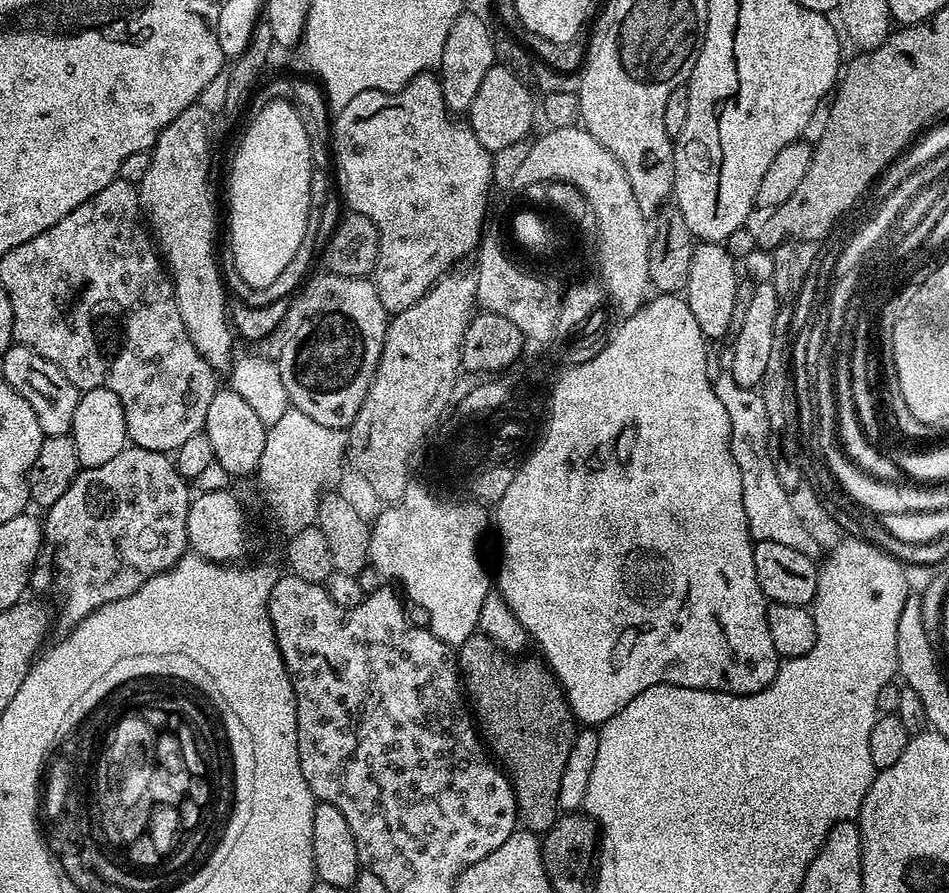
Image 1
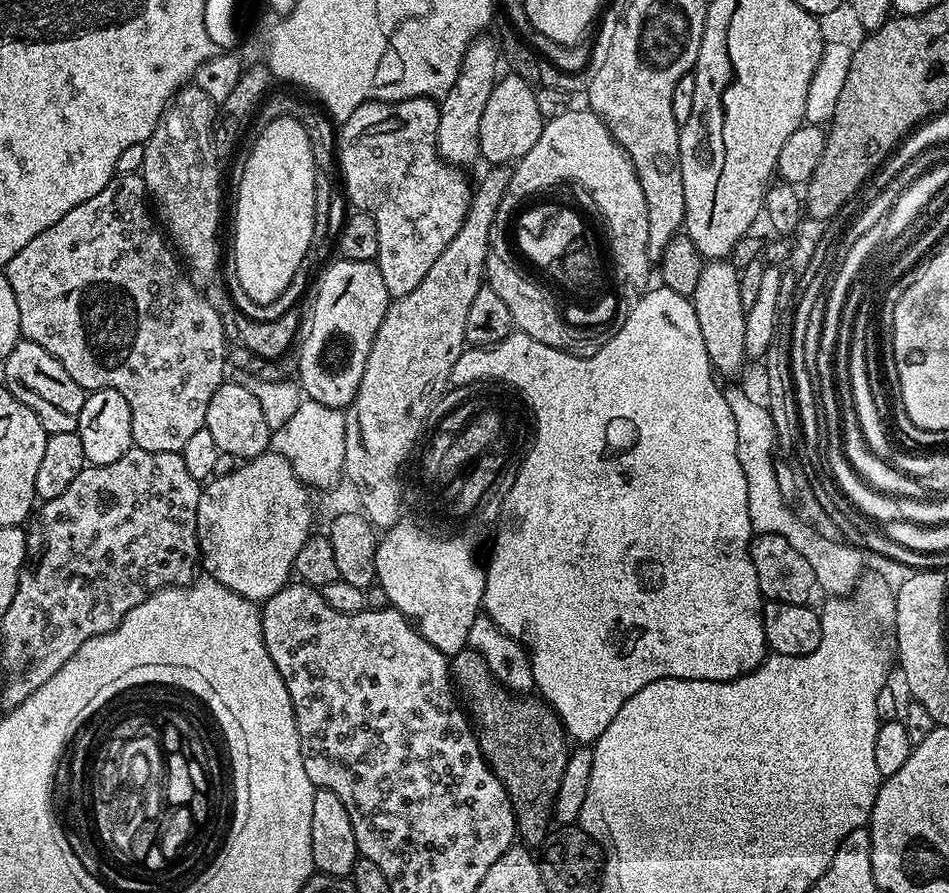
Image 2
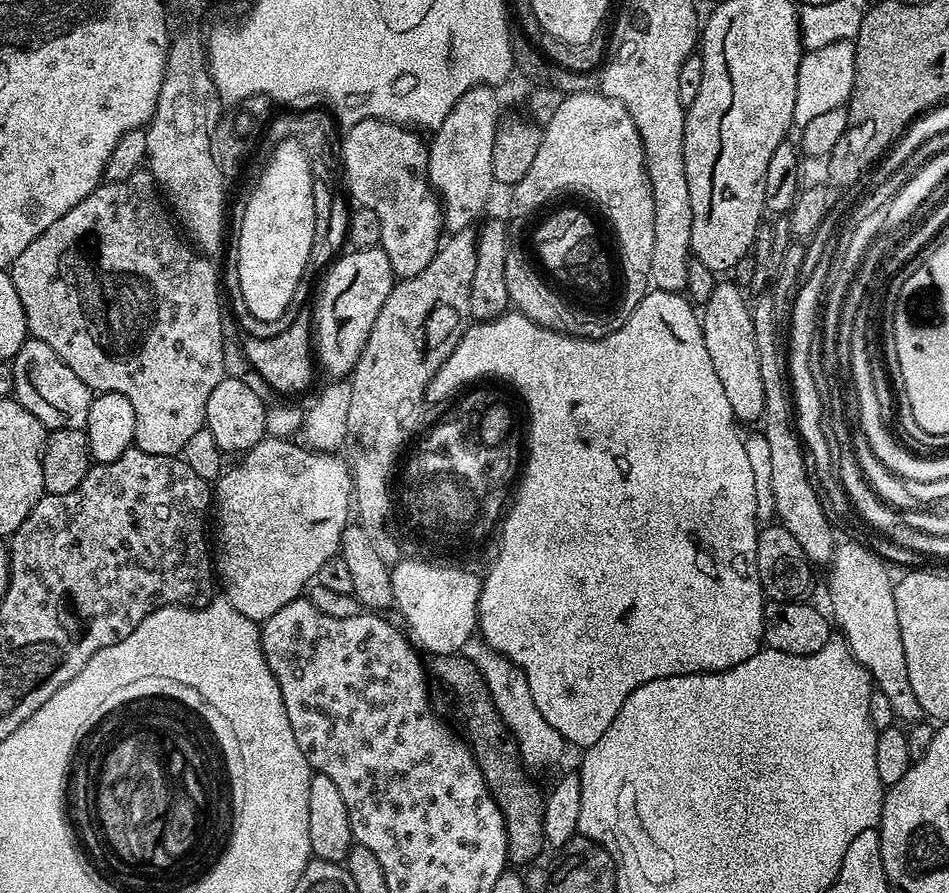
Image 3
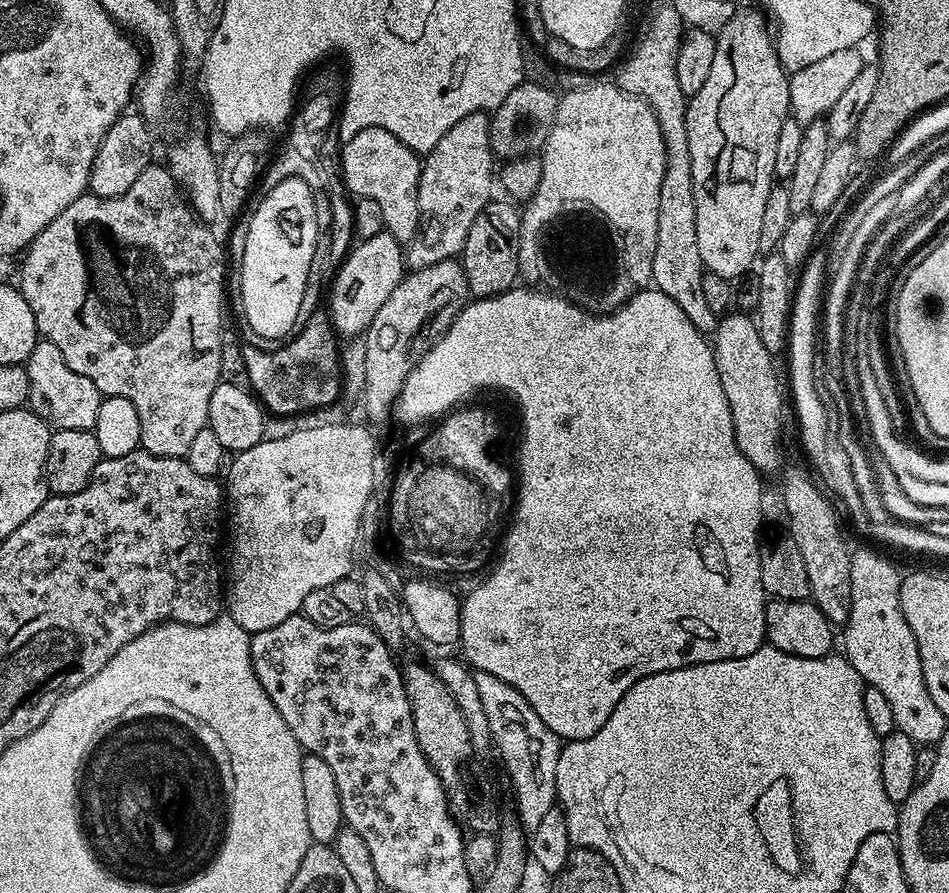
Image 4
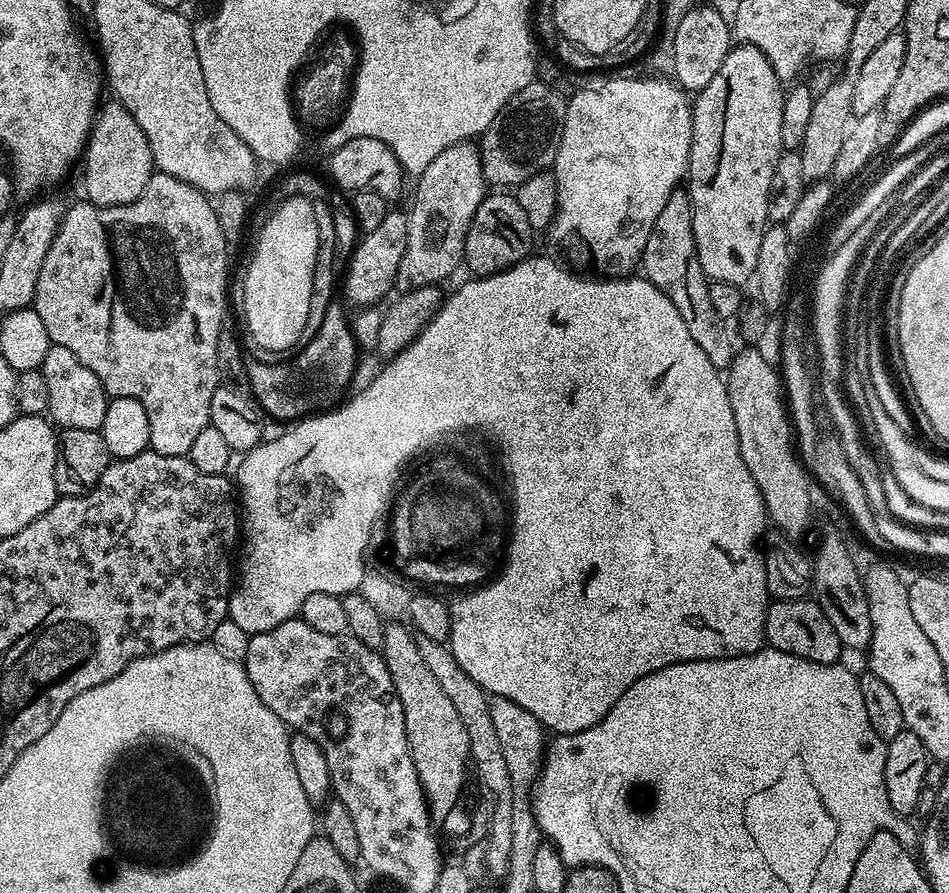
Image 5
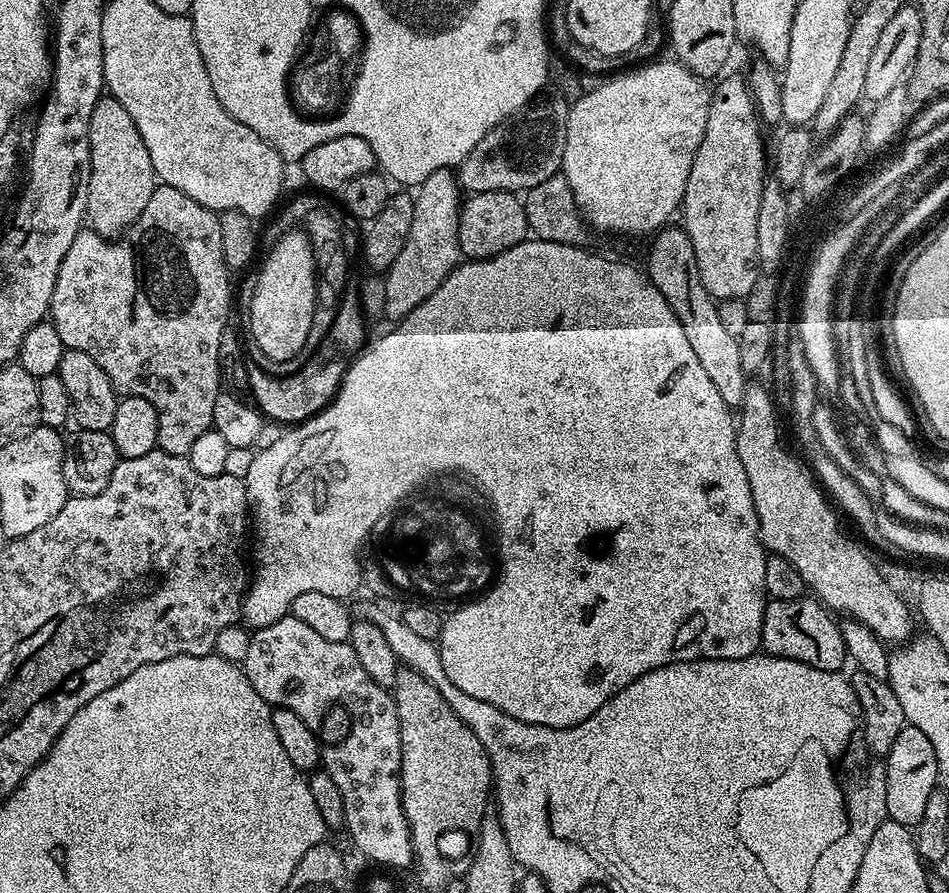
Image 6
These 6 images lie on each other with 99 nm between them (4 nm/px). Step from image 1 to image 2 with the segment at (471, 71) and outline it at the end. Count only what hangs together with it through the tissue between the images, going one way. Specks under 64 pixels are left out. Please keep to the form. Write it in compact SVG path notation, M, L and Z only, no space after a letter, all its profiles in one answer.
M481 34L472 41L464 56L462 66L458 70L458 78L454 78L454 86L439 101L440 117L438 118L438 134L436 148L440 156L448 164L465 166L480 160L480 143L478 142L478 124L482 122L482 113L486 101L490 99L490 90L494 90L498 79L496 63L499 65L502 53L497 41Z

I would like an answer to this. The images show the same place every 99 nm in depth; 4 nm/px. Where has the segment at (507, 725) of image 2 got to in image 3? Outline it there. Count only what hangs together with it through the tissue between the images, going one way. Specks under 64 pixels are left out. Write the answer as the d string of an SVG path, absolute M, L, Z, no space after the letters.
M463 654L455 656L429 655L426 668L433 681L441 680L450 691L456 695L460 703L460 720L464 723L463 735L466 743L472 749L478 770L482 770L482 778L498 806L502 810L502 818L506 826L508 839L509 865L527 866L535 862L546 848L542 818L544 817L545 793L531 780L523 764L520 763L520 753L516 751L516 741L508 727L500 720L498 710L490 698L490 692L482 674L467 660Z

